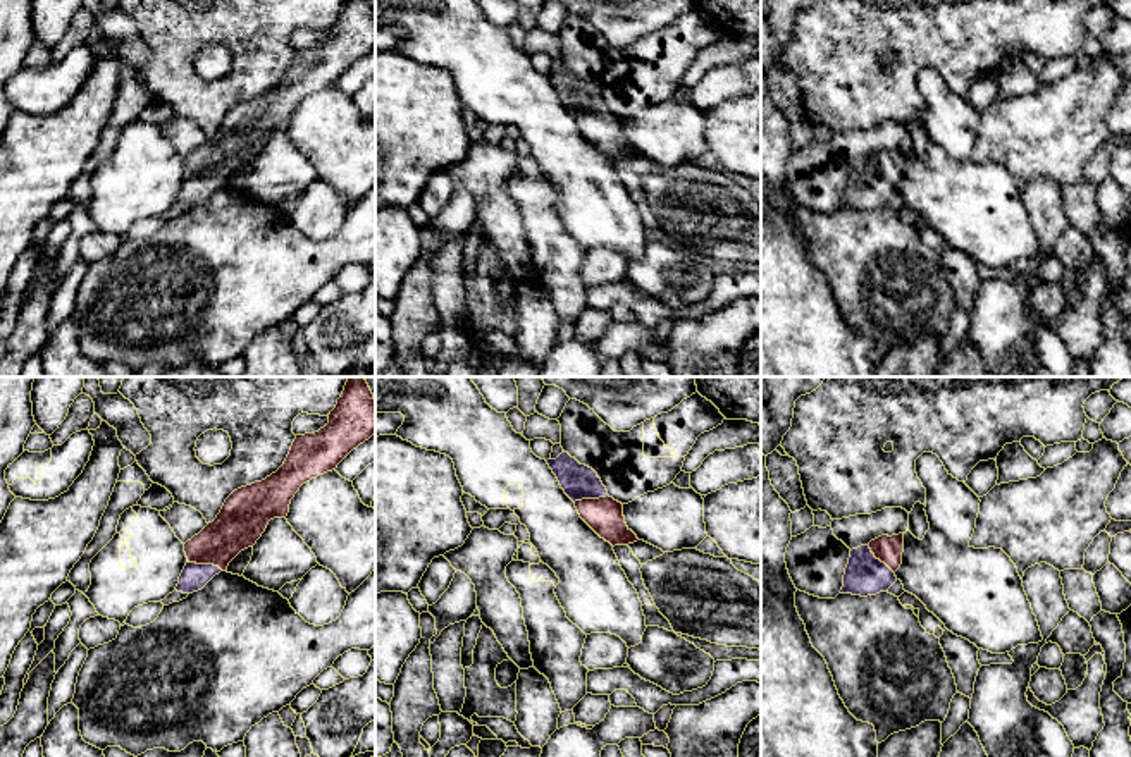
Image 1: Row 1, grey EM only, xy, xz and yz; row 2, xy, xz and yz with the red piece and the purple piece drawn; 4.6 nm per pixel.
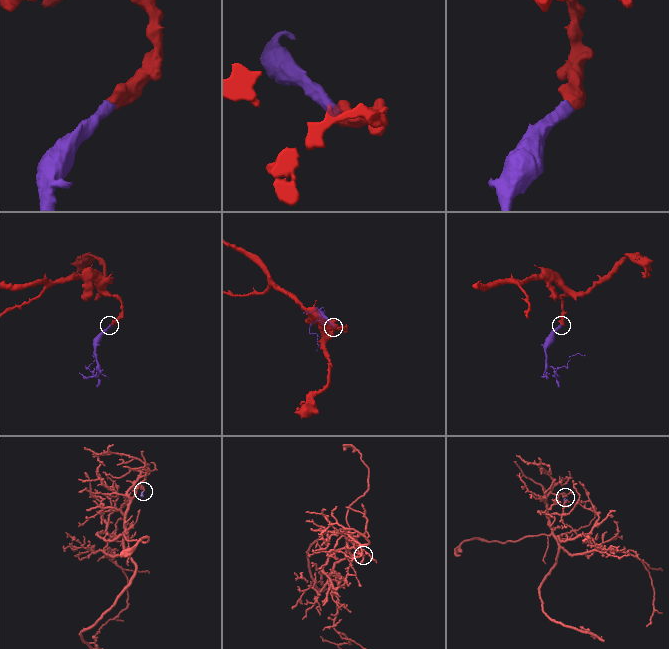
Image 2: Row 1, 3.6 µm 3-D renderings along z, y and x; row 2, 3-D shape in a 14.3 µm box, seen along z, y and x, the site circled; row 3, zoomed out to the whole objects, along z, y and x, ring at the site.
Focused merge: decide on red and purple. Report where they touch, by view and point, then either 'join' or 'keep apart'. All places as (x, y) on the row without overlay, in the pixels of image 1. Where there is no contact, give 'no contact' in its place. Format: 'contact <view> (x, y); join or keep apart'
contact xy (205, 178); join

